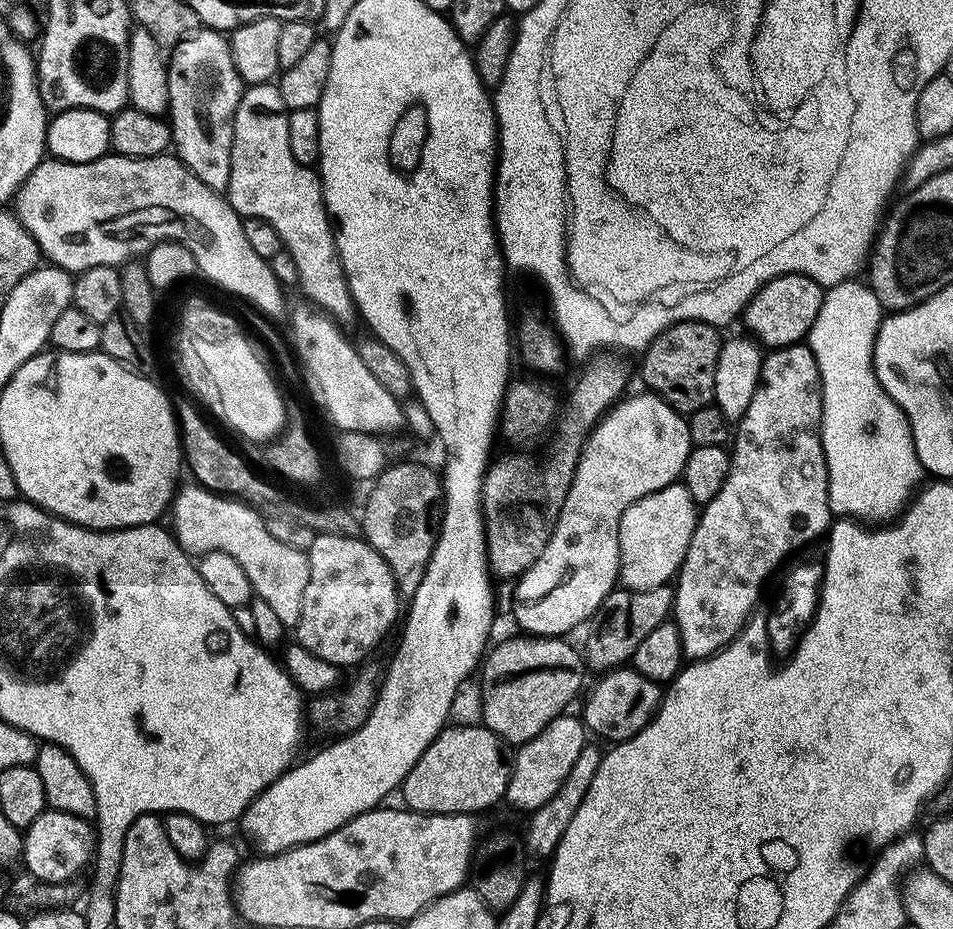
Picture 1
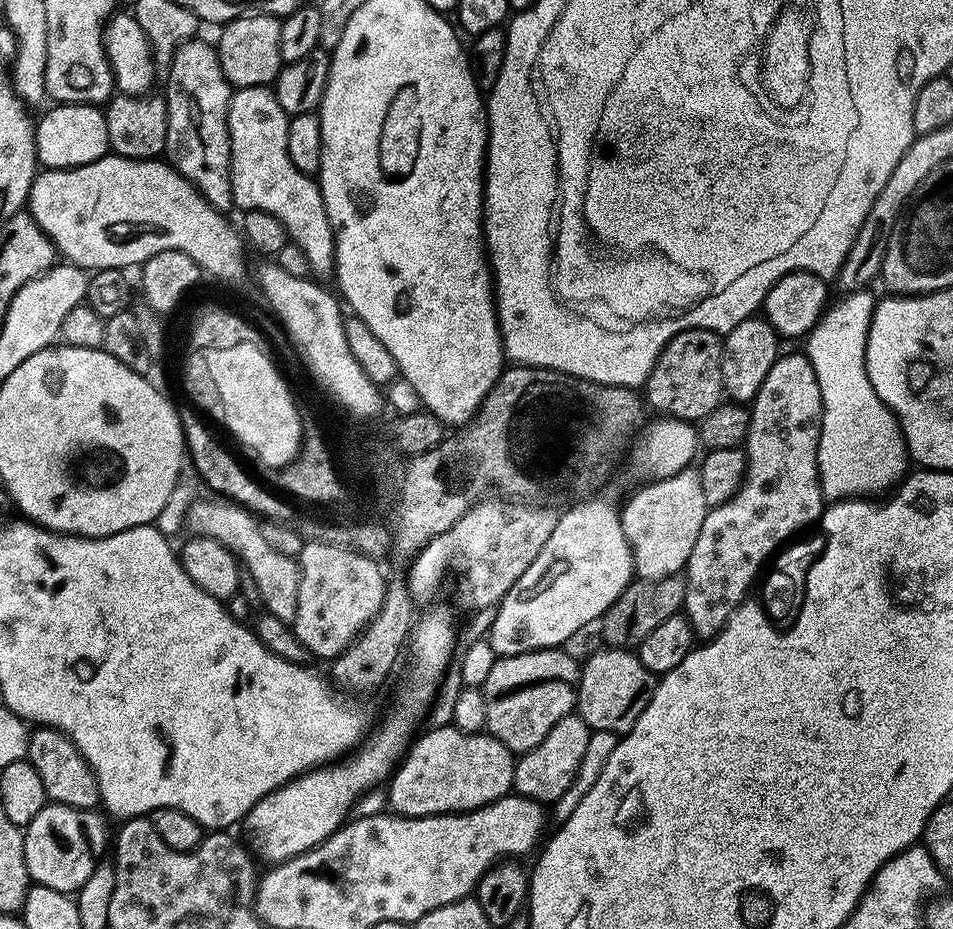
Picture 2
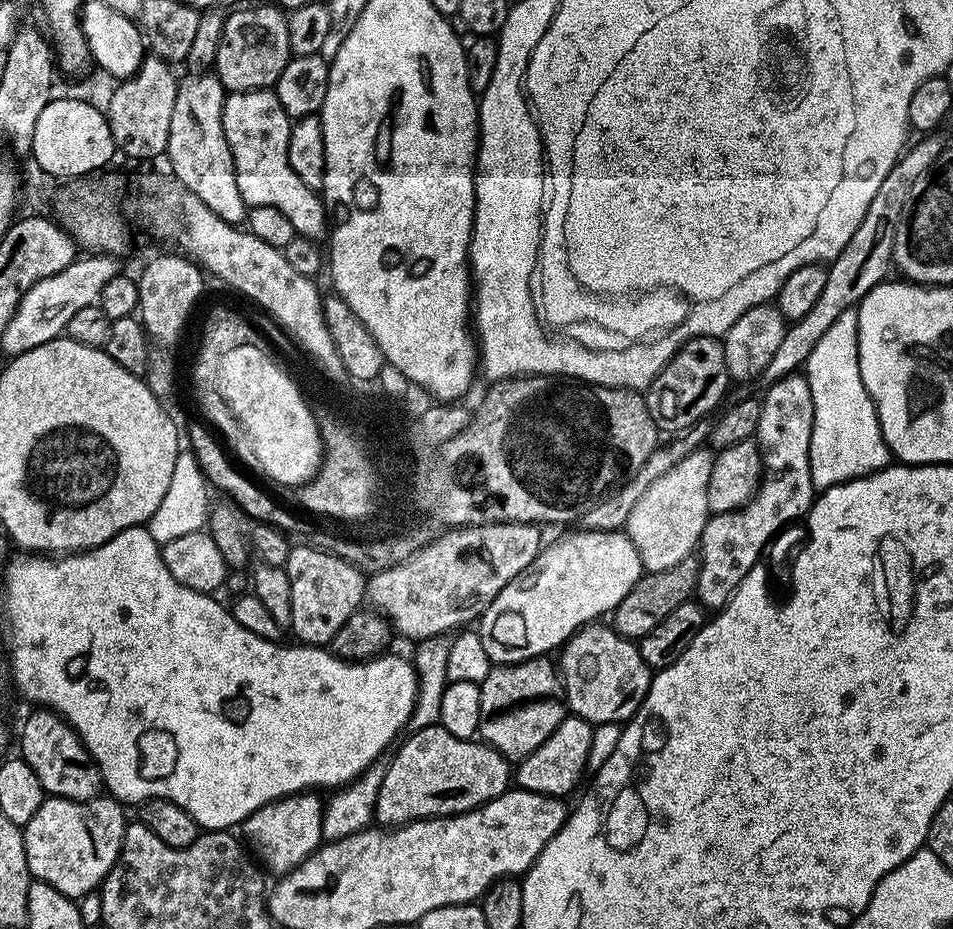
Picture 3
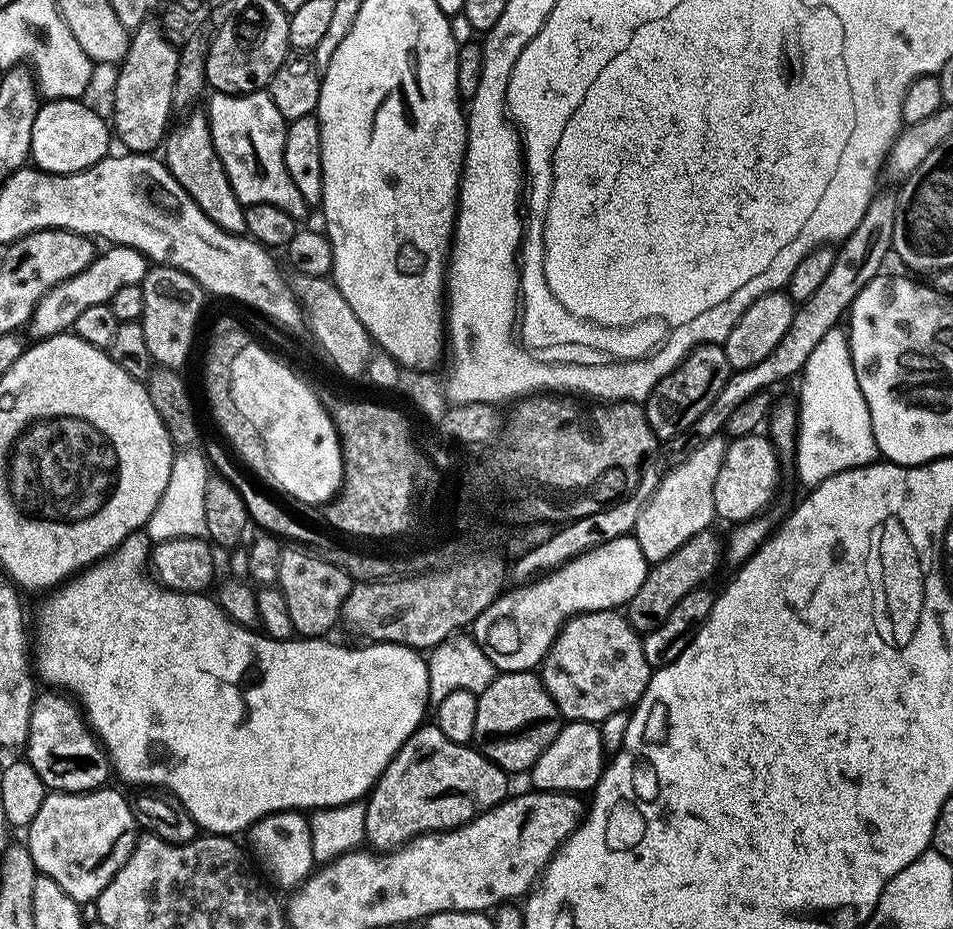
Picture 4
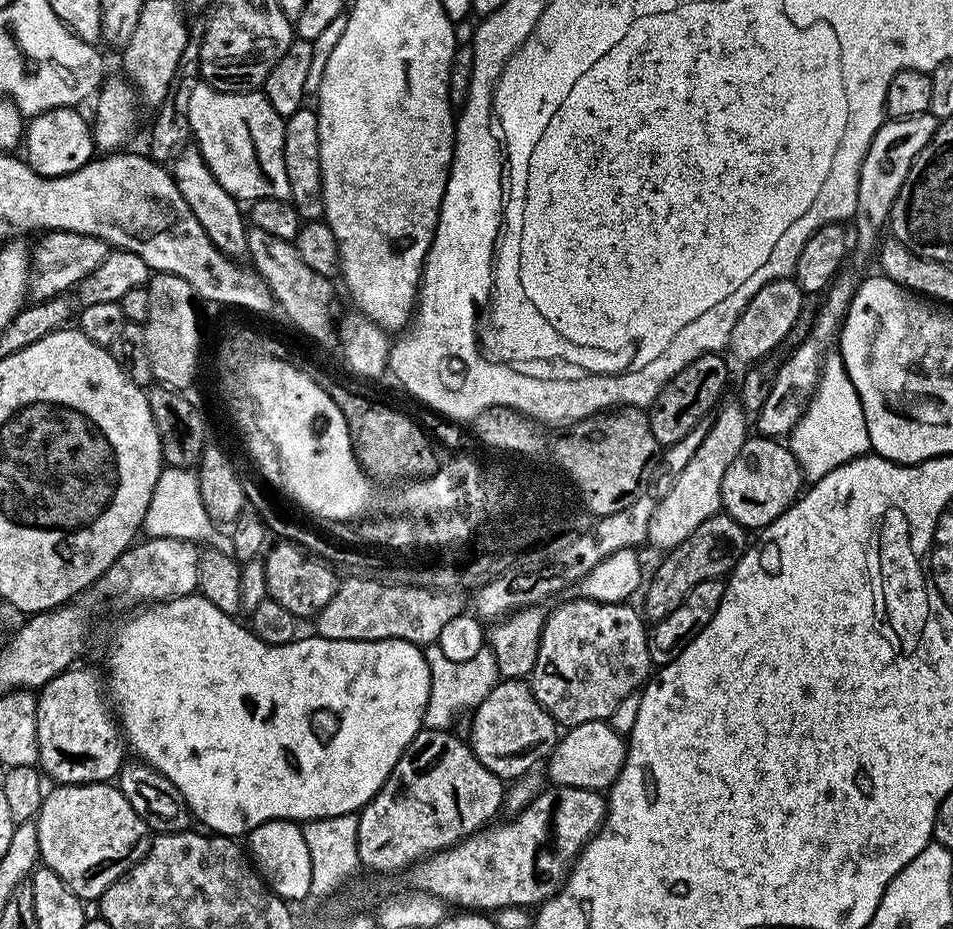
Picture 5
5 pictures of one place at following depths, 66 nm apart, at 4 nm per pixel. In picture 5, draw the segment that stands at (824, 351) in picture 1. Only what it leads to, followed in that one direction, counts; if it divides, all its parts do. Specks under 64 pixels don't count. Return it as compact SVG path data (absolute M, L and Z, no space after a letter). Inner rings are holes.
M829 351L825 356L820 368L820 381L810 406L790 433L790 447L805 477L812 482L821 480L830 474L830 470L849 464L869 451L862 402L858 398L858 390L854 390L854 382L850 382L850 374L846 374L846 366L839 351Z

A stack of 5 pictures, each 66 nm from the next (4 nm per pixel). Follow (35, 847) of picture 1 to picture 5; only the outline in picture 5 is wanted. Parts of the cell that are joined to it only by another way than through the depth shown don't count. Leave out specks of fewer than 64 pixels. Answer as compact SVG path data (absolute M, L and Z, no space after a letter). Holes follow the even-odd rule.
M105 782L103 784L56 784L55 787L53 787L53 792L50 793L50 791L43 797L43 800L41 802L40 810L37 813L37 815L34 817L34 823L36 826L36 829L38 830L38 850L40 851L40 858L39 863L43 865L43 867L49 868L50 870L54 870L54 874L58 874L58 878L62 878L62 882L66 882L66 886L69 888L69 890L76 896L79 896L81 900L85 902L96 902L99 901L100 896L103 892L107 890L110 885L115 882L116 879L119 878L122 874L126 874L131 870L132 867L138 863L143 856L148 853L148 847L152 845L152 838L153 833L149 830L149 828L146 826L146 822L142 822L142 818L138 818L138 814L134 814L134 806L130 806L130 802L126 802L126 798L121 794L119 787L115 783L112 782Z

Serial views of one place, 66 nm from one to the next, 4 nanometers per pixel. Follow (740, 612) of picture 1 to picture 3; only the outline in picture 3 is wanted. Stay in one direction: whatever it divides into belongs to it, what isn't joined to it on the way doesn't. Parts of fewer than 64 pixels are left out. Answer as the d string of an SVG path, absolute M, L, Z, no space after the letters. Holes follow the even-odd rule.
M793 374L782 378L767 385L765 392L768 393L762 396L762 418L758 418L758 430L754 439L760 445L763 467L767 471L769 468L772 473L769 476L767 473L761 479L759 488L747 504L743 504L733 512L717 512L708 517L698 545L700 569L694 593L695 599L708 610L719 610L728 605L734 590L738 590L742 578L746 578L752 567L760 562L760 557L765 555L768 545L793 522L807 517L812 502L818 495L818 490L810 478L810 438L814 422L814 398L810 398L807 375Z

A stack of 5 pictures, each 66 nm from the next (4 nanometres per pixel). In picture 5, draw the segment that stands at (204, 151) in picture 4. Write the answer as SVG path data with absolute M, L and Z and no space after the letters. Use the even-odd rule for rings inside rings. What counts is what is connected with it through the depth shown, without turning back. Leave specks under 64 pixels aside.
M189 146L182 150L180 156L170 164L170 171L176 179L178 190L182 190L182 198L186 198L190 210L194 210L194 216L198 222L202 222L202 228L209 238L229 254L247 253L249 225L245 213L236 197L226 191L222 182L218 182L199 147Z

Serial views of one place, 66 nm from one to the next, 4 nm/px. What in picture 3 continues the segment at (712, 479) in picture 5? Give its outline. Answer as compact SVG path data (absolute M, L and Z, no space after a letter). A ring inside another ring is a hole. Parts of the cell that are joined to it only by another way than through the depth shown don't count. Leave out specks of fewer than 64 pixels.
M707 447L698 448L682 458L674 470L662 474L630 512L626 535L638 550L640 567L645 573L661 572L678 566L697 551L700 535L710 515L706 502L706 486L710 486L713 453Z

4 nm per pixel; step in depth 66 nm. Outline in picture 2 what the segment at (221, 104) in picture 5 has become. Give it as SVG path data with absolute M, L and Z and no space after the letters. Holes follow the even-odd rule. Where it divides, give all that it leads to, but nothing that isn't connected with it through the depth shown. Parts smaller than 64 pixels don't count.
M271 87L238 88L233 91L228 107L228 133L232 151L232 198L237 209L240 207L240 210L266 210L266 214L274 214L274 218L278 218L278 222L286 226L289 241L302 246L302 254L306 254L311 275L316 278L331 277L336 270L334 229L324 209L319 183L302 170L298 170L294 162L290 162L290 154L286 150L289 119L282 106L278 106L278 98Z

